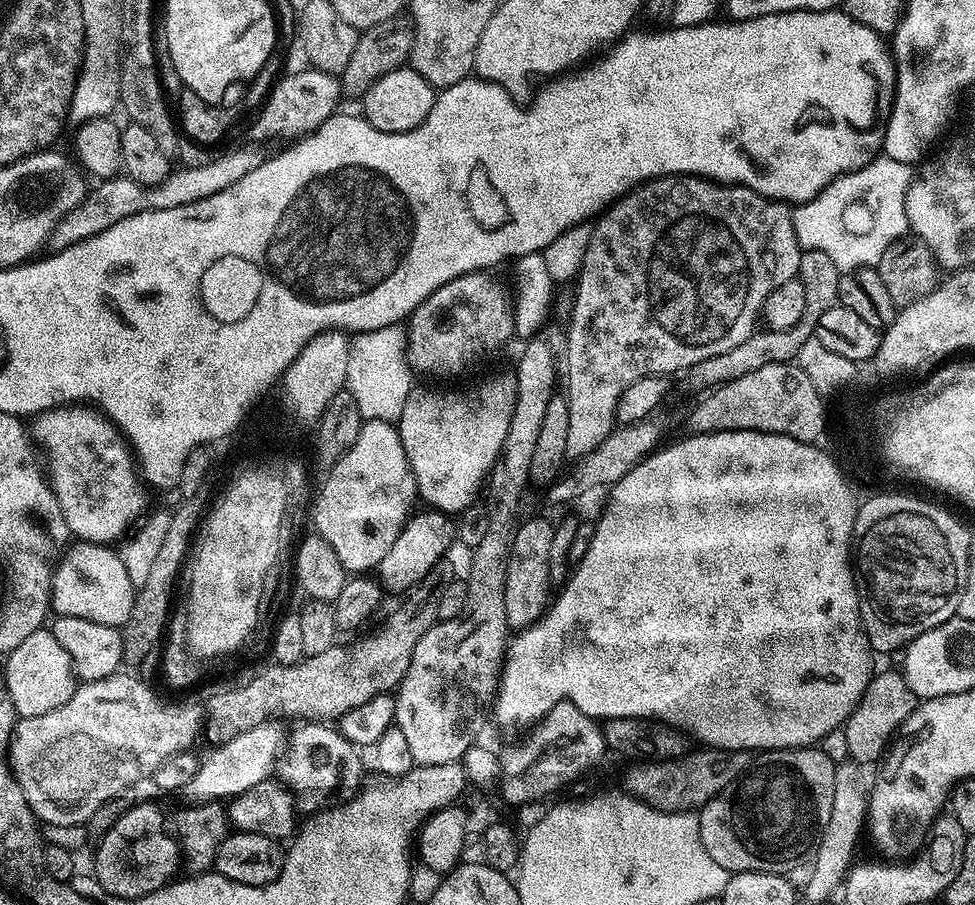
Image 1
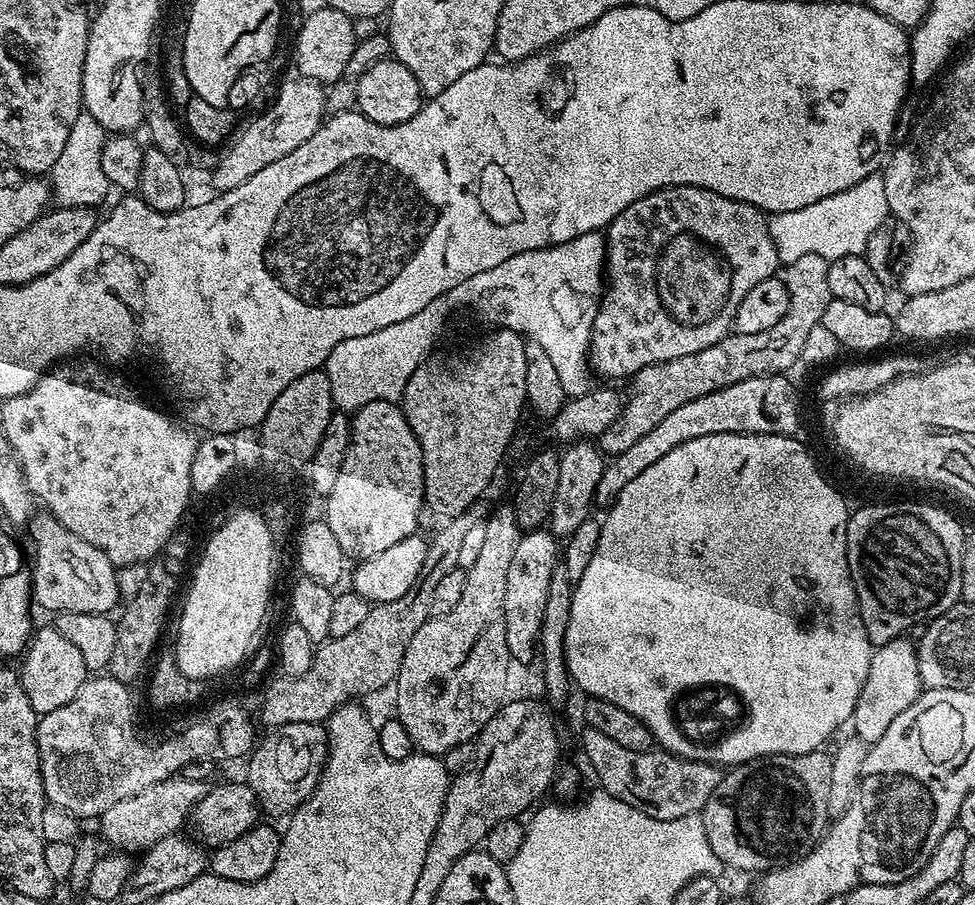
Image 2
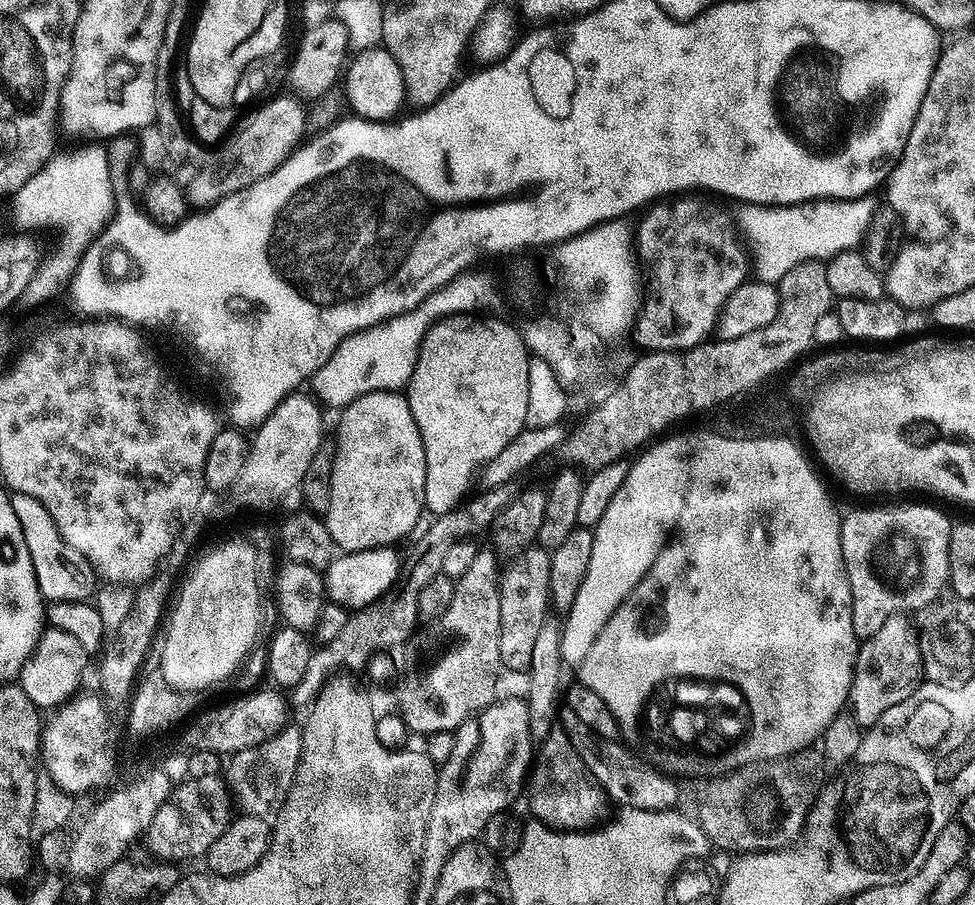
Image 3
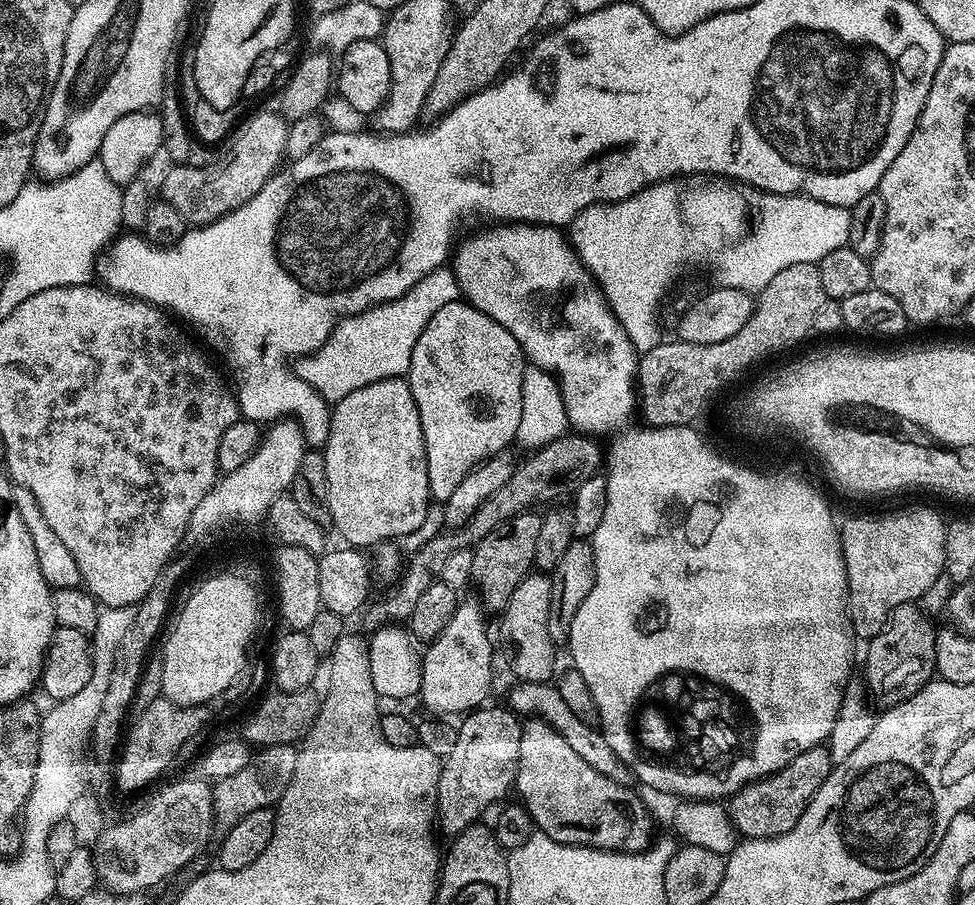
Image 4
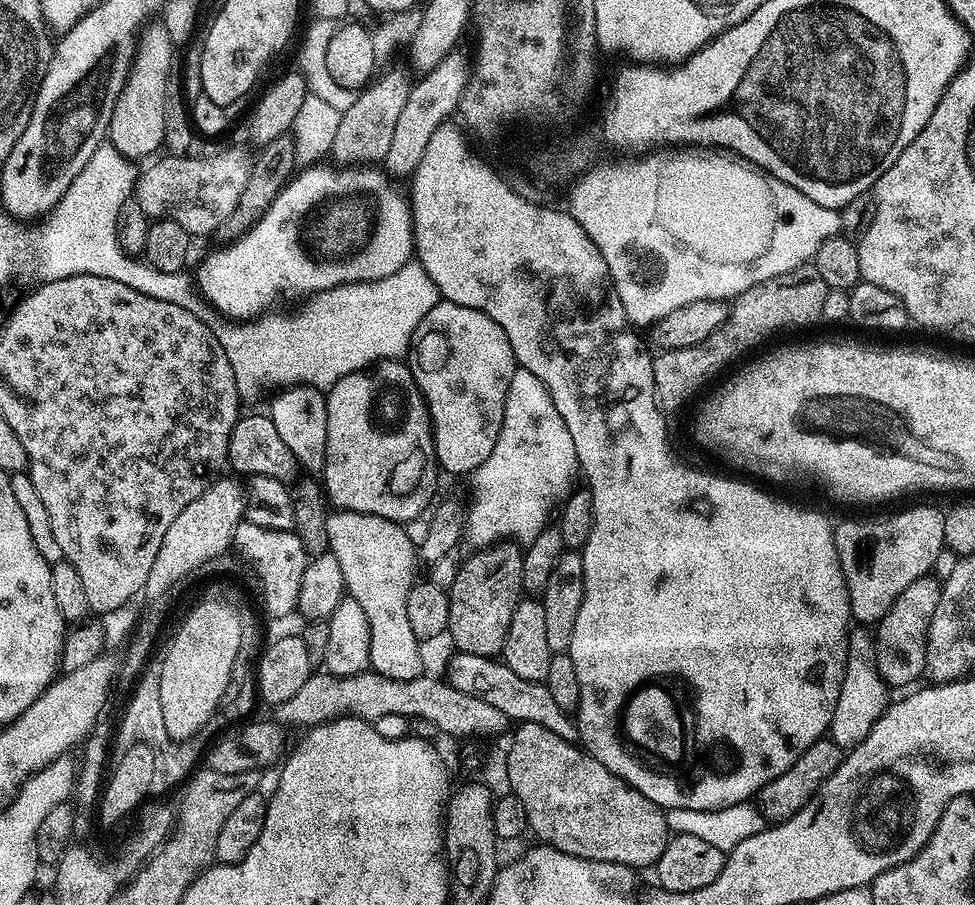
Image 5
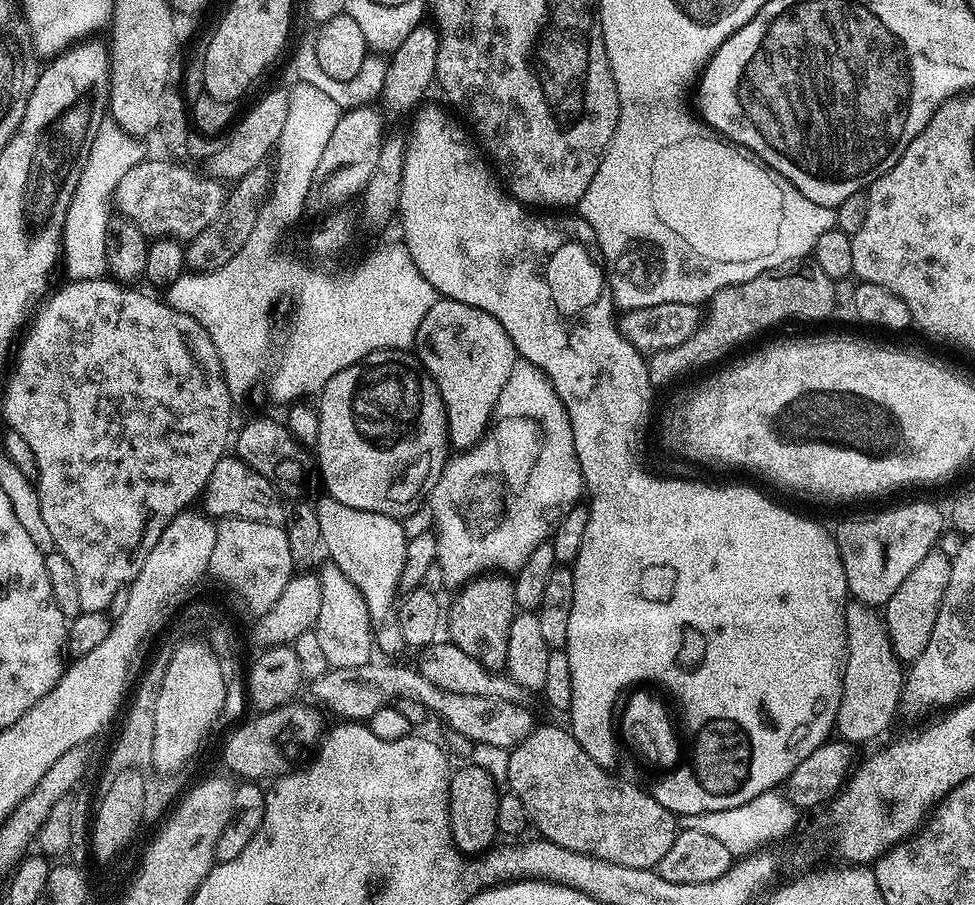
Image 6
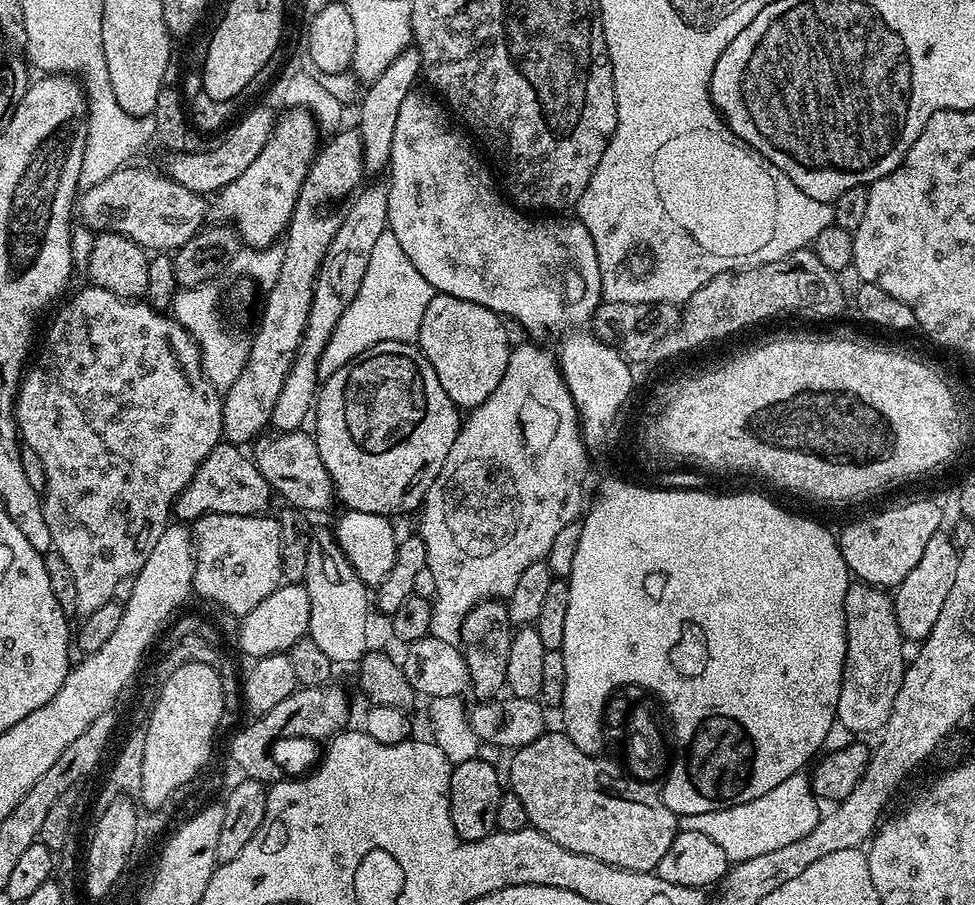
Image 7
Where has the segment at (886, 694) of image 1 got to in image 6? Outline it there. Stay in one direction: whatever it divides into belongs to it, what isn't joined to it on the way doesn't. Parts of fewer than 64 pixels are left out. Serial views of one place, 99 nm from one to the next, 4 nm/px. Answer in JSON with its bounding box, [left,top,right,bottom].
[882,550,952,666]

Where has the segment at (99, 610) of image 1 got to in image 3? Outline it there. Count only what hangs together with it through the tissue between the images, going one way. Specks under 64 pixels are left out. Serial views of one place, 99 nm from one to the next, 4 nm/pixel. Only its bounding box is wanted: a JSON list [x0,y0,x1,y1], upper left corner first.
[11,491,98,601]

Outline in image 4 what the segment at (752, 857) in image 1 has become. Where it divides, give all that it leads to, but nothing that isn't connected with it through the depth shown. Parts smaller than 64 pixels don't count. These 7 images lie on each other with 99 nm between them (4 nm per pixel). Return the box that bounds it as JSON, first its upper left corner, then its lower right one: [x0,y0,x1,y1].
[730,746,834,840]

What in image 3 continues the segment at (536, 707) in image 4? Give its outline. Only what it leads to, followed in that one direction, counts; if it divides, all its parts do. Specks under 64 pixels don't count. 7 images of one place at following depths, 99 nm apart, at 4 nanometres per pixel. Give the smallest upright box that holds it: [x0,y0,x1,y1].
[558,706,680,812]

